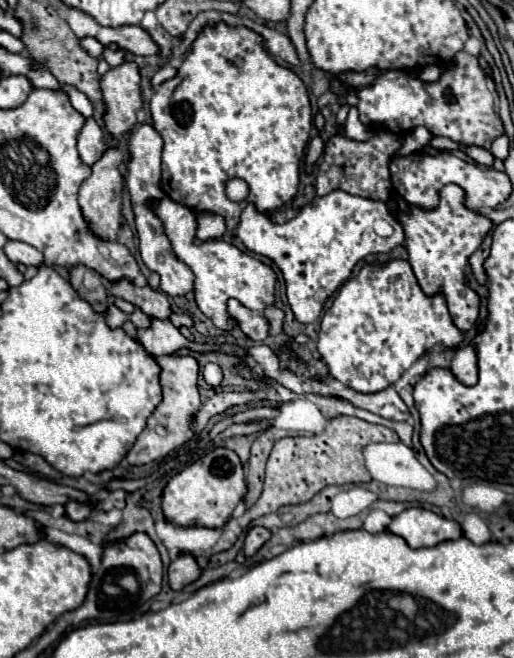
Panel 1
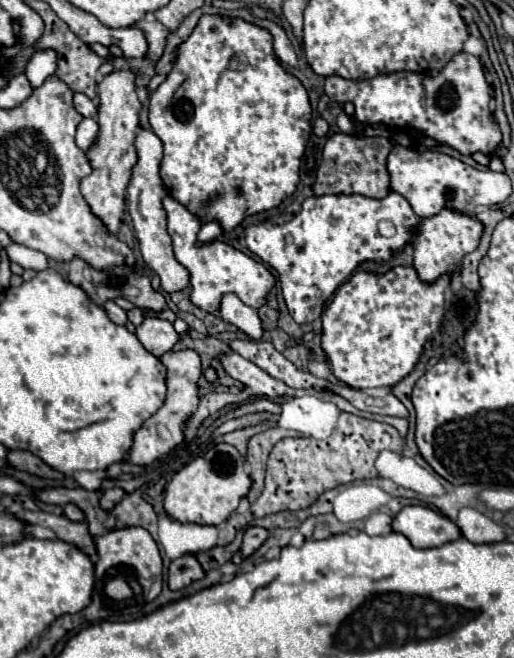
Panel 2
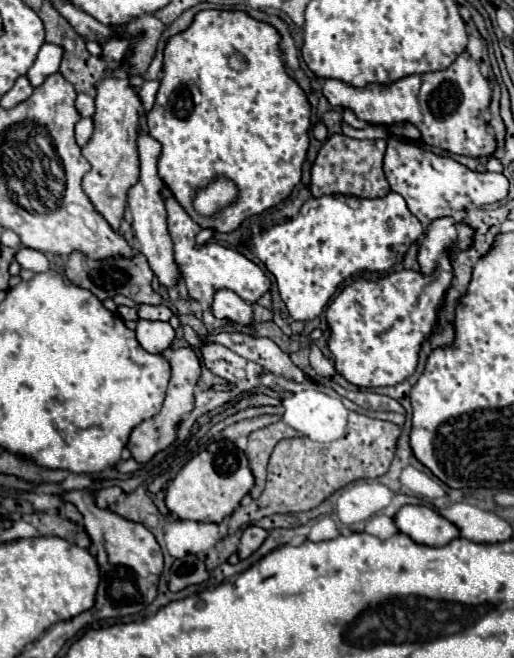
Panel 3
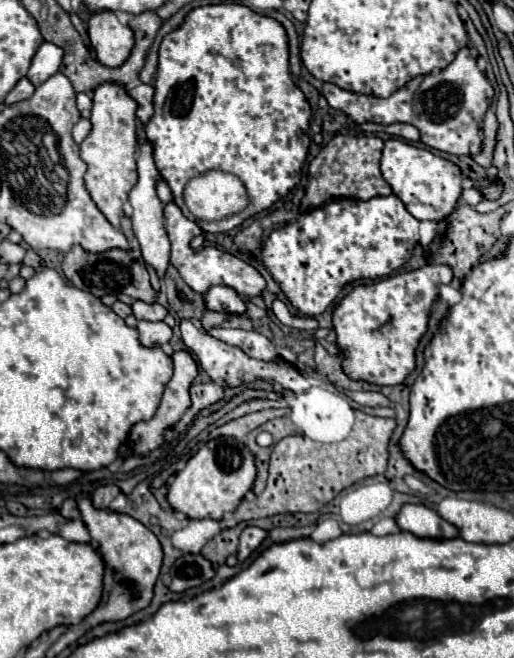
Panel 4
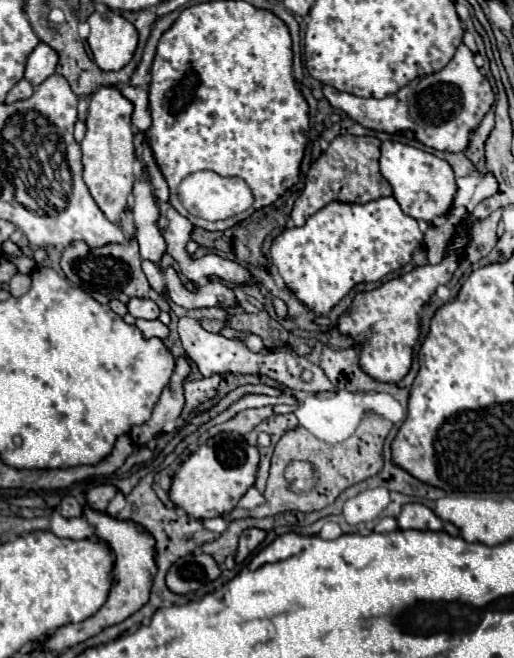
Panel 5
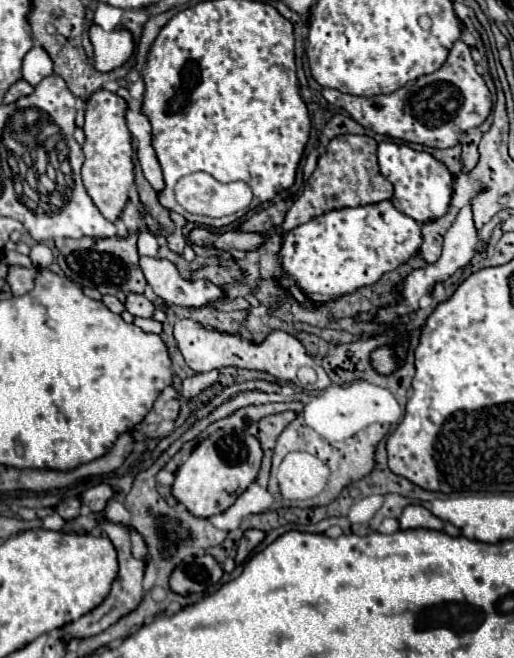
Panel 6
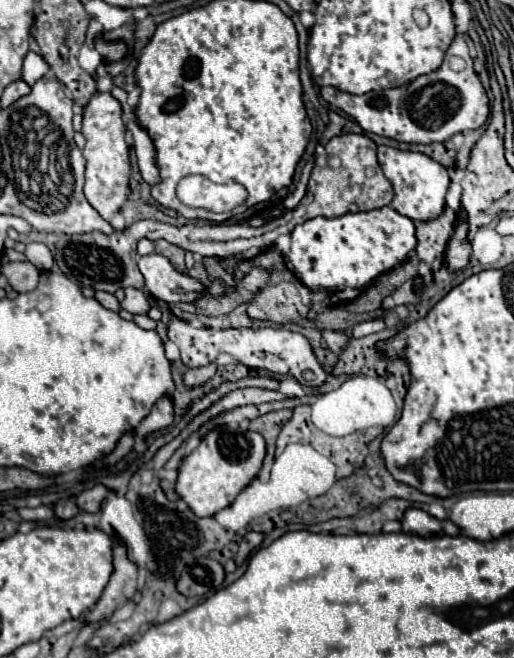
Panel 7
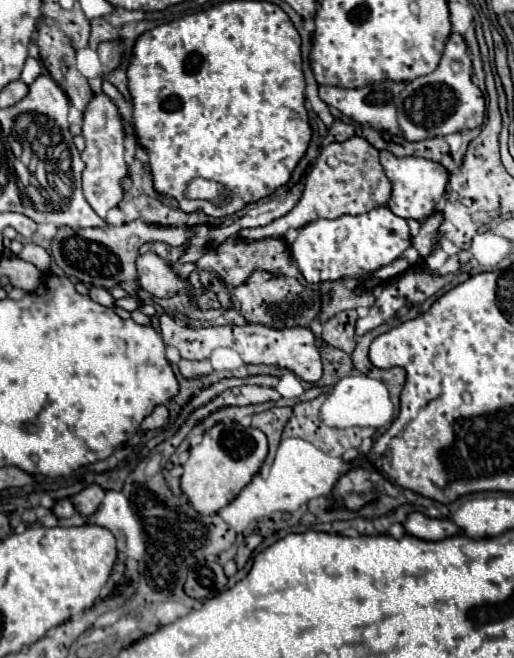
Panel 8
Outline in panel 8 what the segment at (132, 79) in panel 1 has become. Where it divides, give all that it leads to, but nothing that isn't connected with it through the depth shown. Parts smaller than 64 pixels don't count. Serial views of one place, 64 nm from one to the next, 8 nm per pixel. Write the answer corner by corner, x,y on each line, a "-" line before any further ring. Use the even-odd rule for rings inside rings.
96,94
84,110
82,120
82,136
86,138
86,150
82,152
82,160
86,162
86,170
82,176
84,196
94,212
106,218
106,212
120,204
124,198
122,178
128,174
128,166
124,162
124,128
122,118
118,114
116,104
106,94

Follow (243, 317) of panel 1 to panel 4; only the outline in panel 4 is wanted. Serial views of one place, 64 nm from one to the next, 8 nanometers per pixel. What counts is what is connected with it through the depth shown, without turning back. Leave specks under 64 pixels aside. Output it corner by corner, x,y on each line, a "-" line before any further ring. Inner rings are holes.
212,286
206,294
206,308
212,312
228,312
242,316
246,312
246,302
228,286

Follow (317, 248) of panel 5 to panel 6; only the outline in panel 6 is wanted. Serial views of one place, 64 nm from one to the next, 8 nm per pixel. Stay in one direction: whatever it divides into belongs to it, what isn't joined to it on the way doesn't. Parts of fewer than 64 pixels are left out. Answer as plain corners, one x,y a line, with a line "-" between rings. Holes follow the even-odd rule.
382,200
356,208
330,210
286,232
278,260
284,276
292,280
304,296
310,298
318,294
324,296
324,304
328,304
344,294
352,294
360,286
378,282
382,274
408,262
420,244
422,232
416,220
396,210
390,200

